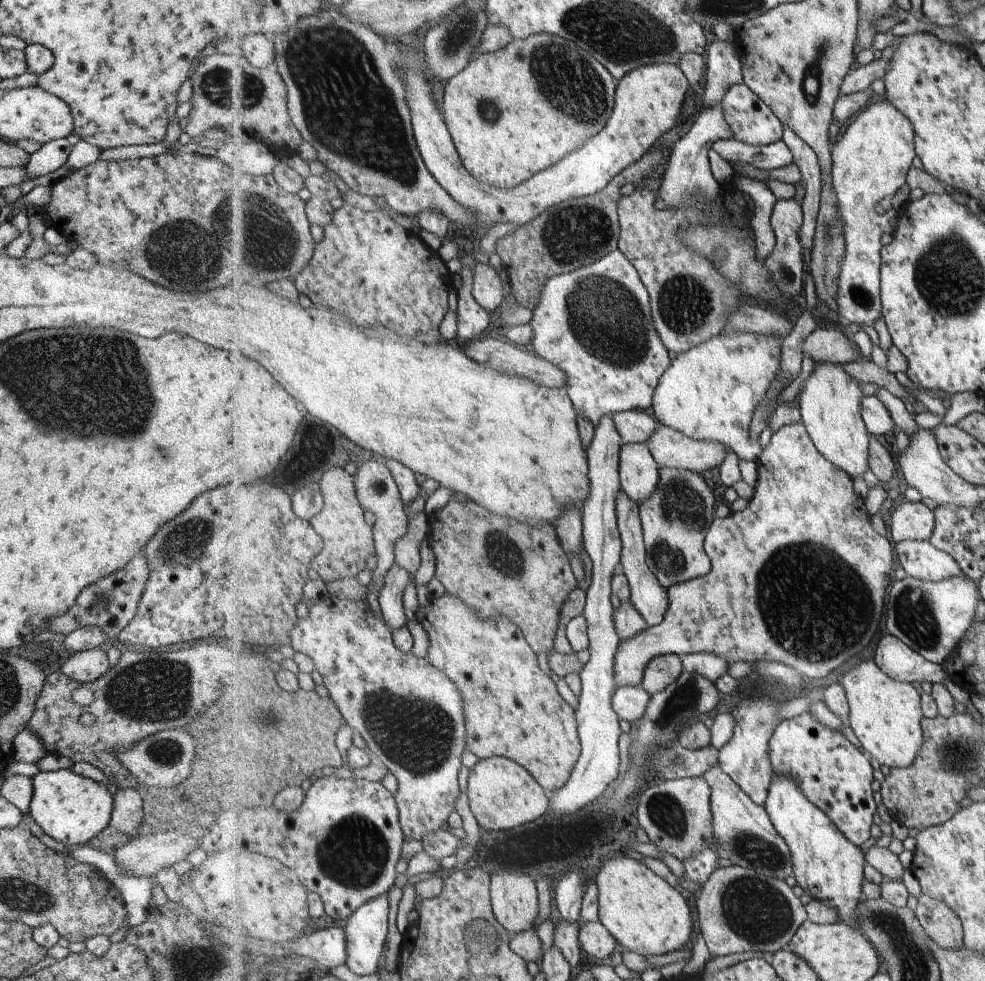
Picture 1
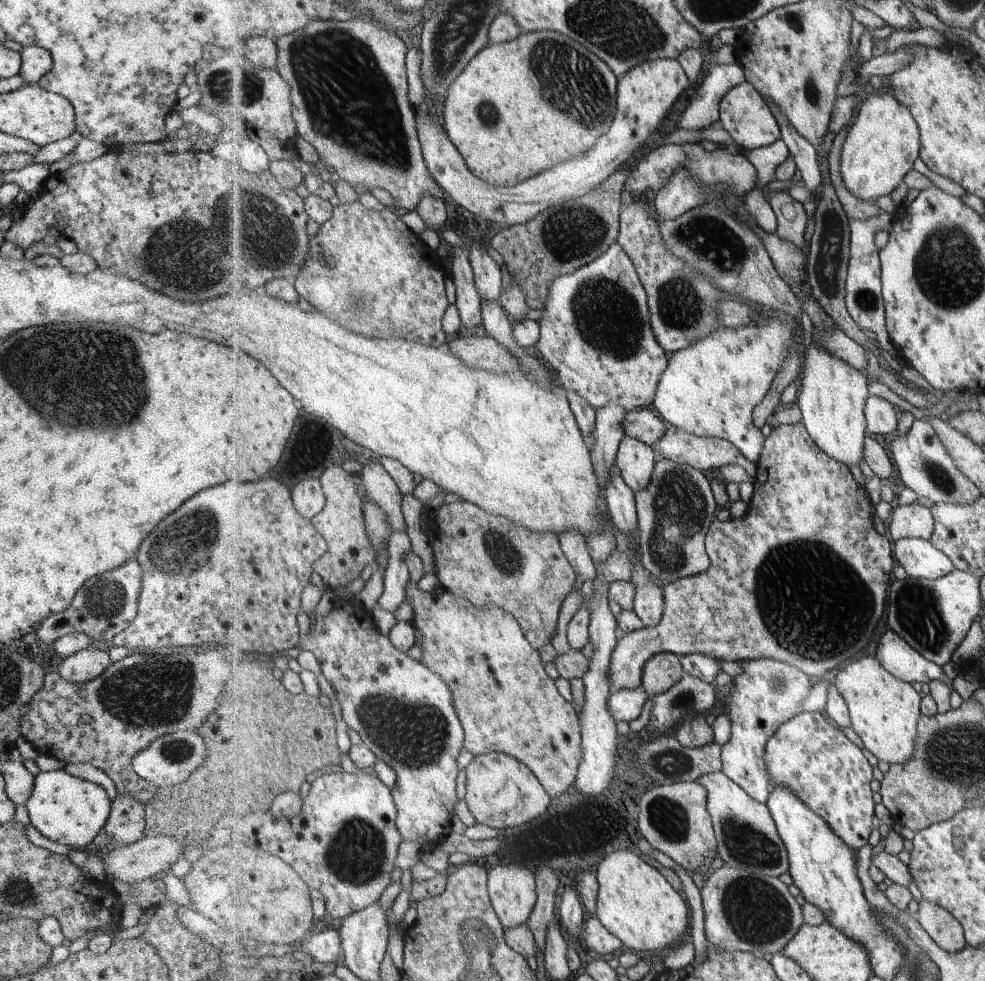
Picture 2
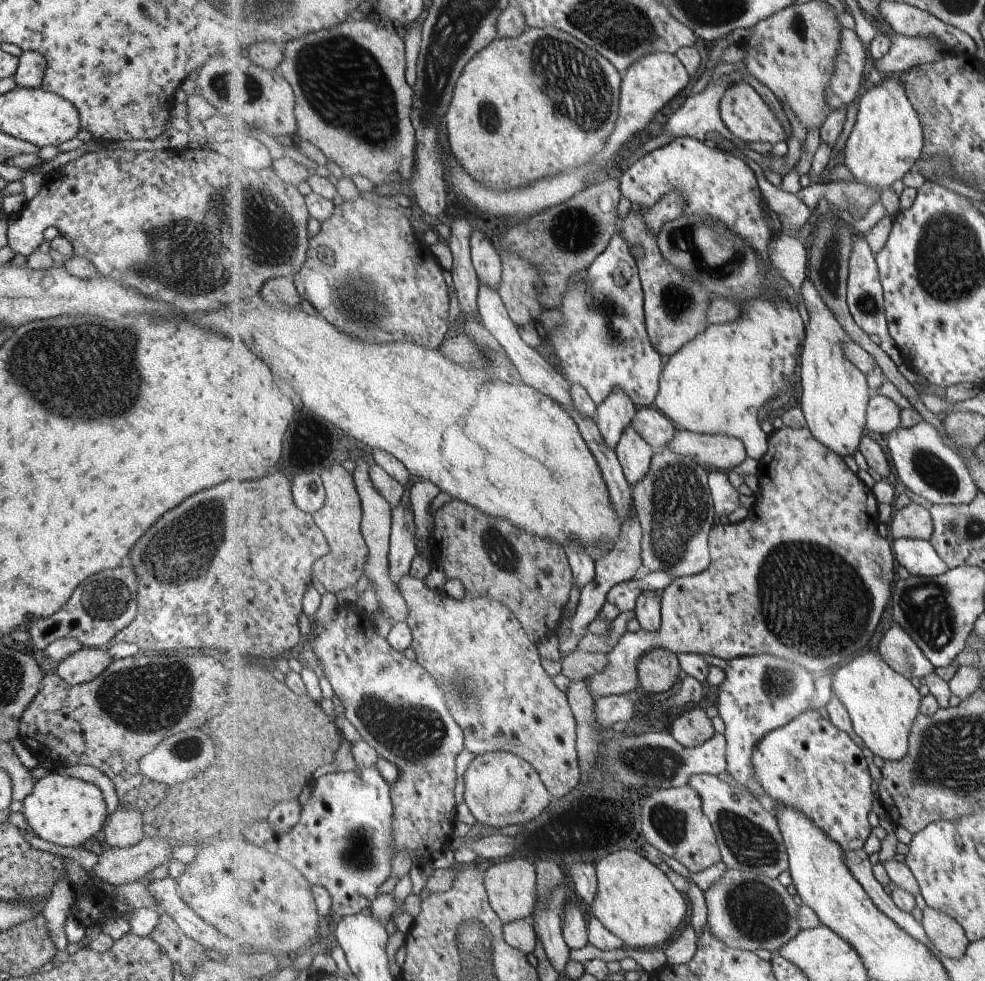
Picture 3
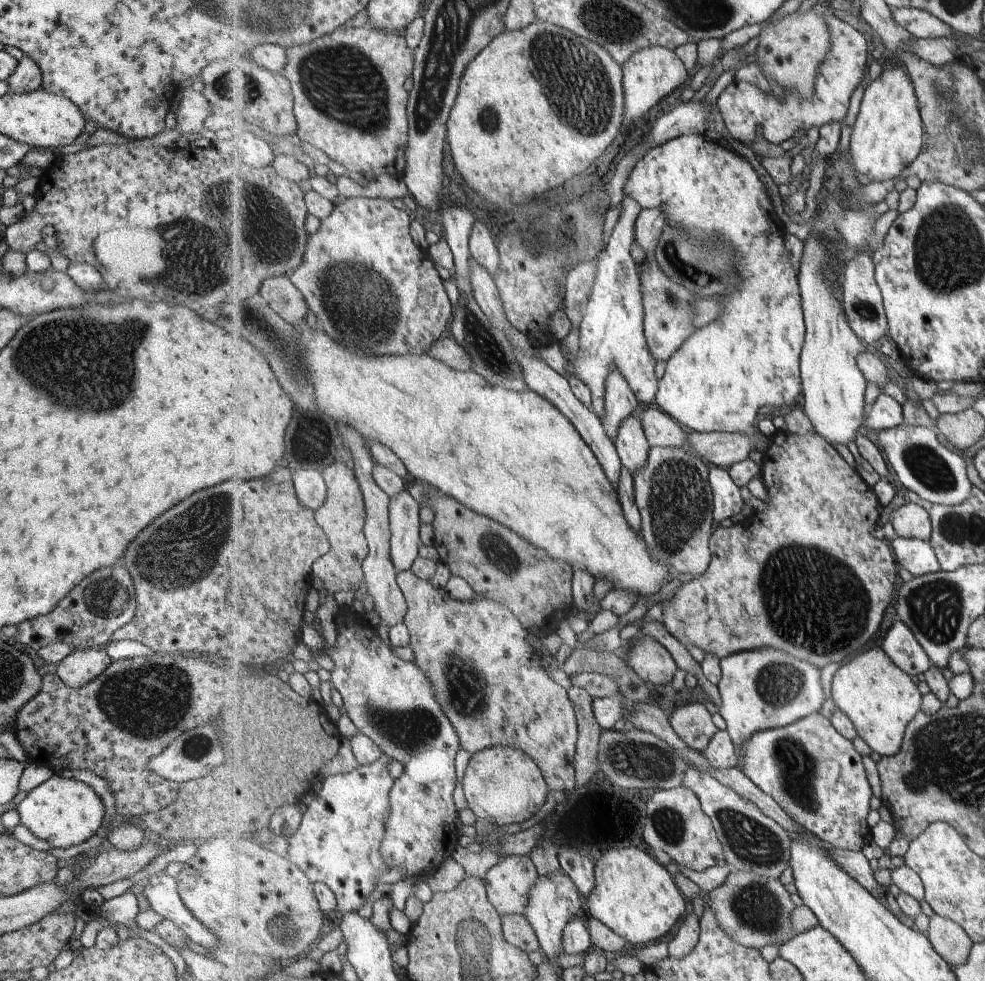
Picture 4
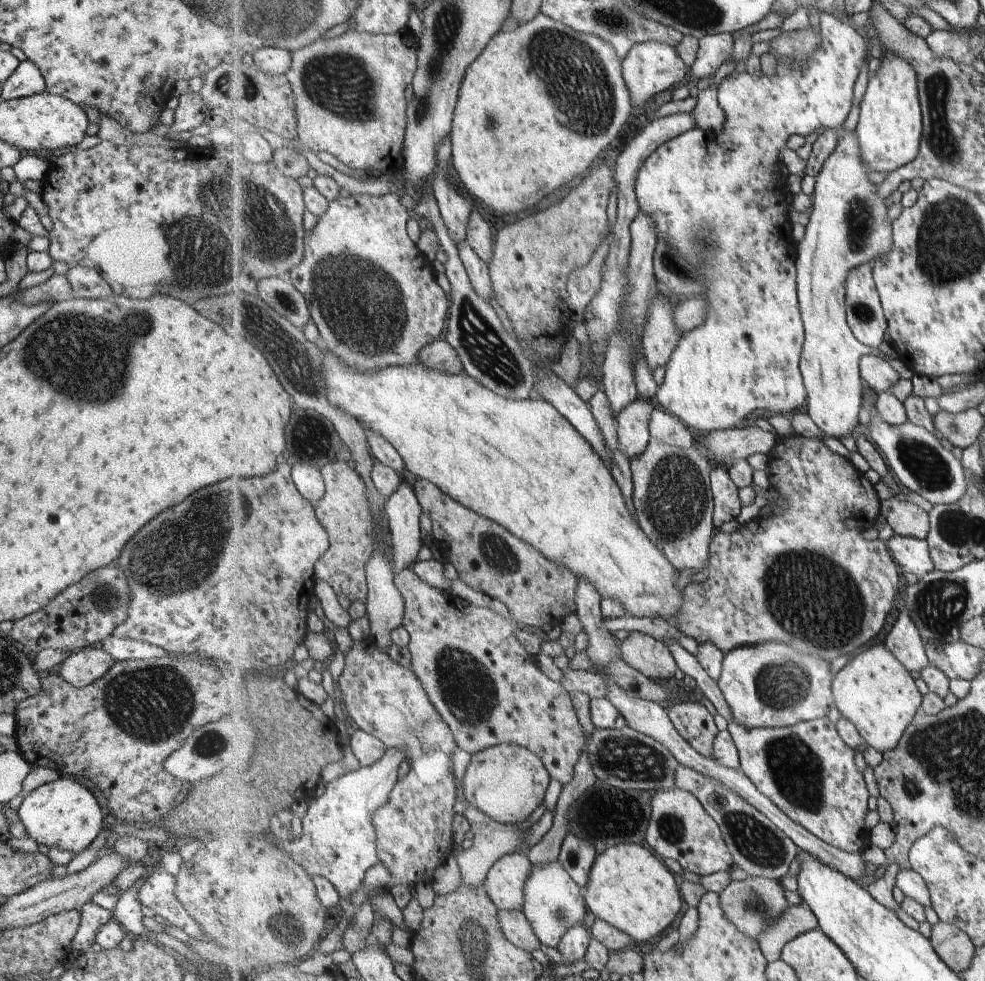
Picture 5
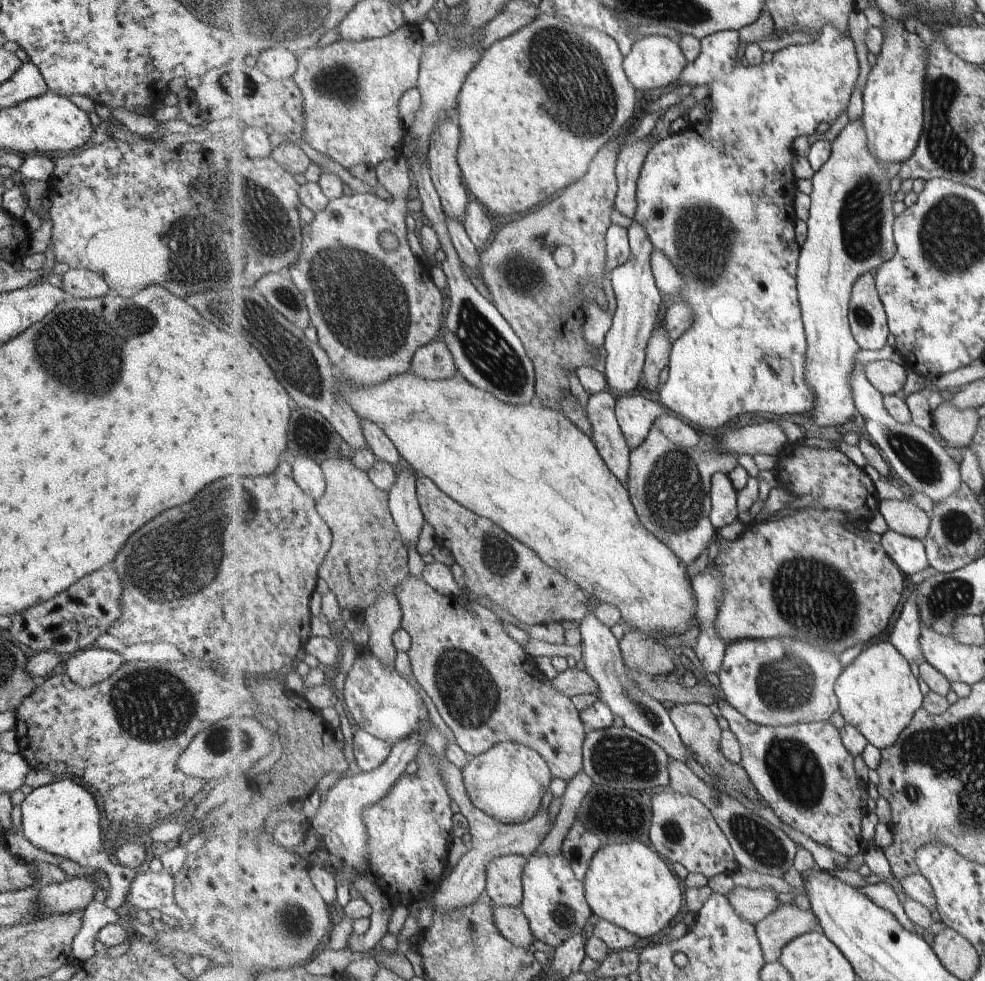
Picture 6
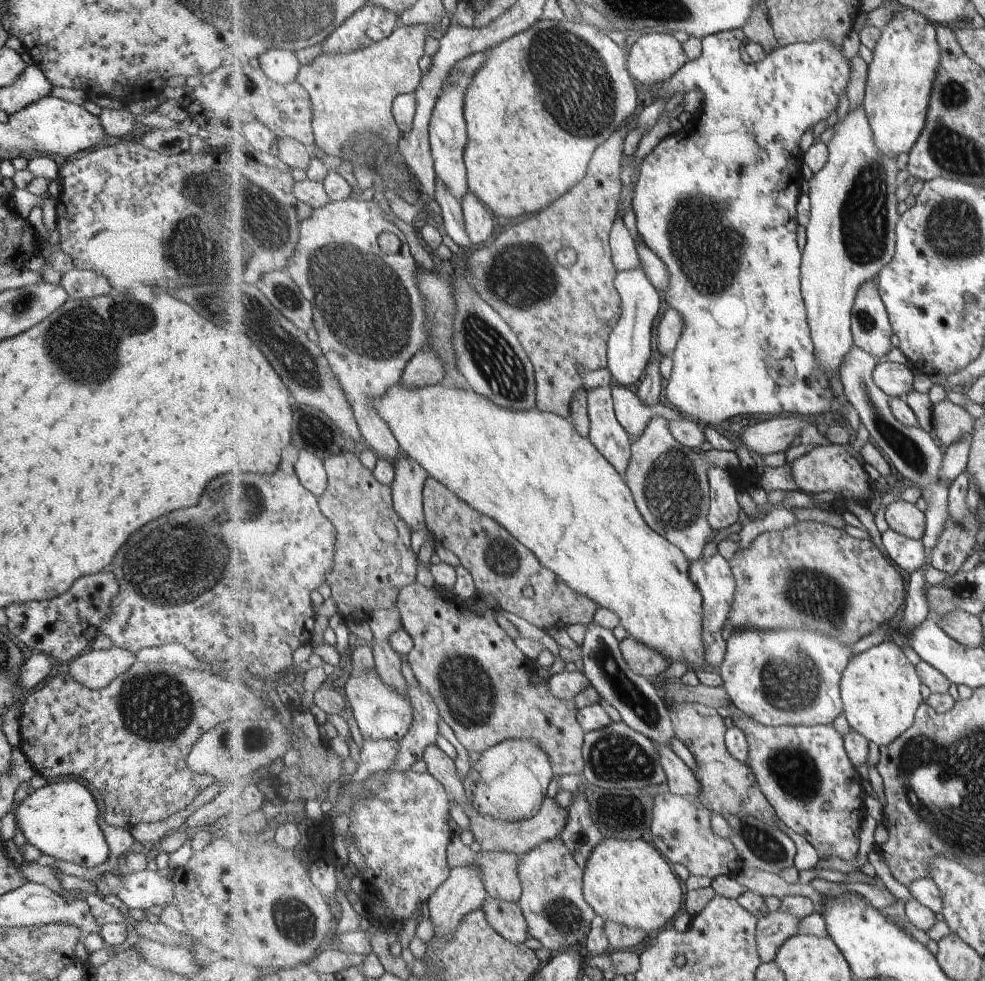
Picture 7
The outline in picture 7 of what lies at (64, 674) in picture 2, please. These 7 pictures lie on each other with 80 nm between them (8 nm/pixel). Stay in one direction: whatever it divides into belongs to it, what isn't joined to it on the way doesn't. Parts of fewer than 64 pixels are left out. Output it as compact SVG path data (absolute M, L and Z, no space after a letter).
M121 647L88 648L68 663L68 673L80 685L97 690L105 688L135 661L134 653Z

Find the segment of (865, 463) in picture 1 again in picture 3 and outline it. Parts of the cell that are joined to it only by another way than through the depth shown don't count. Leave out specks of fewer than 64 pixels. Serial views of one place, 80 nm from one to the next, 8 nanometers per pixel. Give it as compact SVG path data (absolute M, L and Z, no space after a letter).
M809 278L803 283L802 296L809 312L809 320L799 363L799 390L796 400L804 410L812 433L825 446L841 456L853 455L860 448L871 399L867 376L844 351L846 343L854 342L852 336Z

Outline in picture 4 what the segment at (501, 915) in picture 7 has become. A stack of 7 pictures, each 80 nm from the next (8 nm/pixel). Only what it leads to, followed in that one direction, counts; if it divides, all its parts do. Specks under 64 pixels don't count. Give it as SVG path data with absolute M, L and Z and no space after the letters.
M512 914L502 916L504 937L513 946L521 950L537 952L541 950L540 940L534 926L529 922L525 914Z

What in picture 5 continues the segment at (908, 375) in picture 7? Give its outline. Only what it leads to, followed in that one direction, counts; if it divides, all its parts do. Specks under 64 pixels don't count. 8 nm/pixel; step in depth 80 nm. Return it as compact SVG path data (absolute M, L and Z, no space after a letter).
M863 356L860 370L863 381L877 394L888 392L901 379L899 372L891 366L891 362L879 356Z

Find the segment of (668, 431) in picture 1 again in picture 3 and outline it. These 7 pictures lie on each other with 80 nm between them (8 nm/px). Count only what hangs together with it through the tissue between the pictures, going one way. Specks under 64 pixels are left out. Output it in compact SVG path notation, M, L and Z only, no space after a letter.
M683 428L678 429L667 447L680 455L694 458L700 465L726 472L739 466L748 457L743 439L703 434Z

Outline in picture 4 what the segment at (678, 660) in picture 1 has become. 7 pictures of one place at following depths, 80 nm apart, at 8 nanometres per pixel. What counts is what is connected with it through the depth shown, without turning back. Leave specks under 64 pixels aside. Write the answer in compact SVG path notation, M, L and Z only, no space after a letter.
M643 634L631 642L634 642L628 650L627 662L632 669L651 686L665 686L671 683L673 676L677 674L677 662L669 654L669 650L660 644L657 639Z

